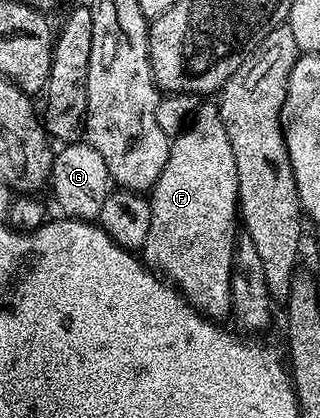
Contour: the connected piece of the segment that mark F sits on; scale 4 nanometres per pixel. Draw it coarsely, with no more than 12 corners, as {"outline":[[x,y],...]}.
{"outline":[[220,106],[172,138],[143,260],[230,316],[237,168]]}

